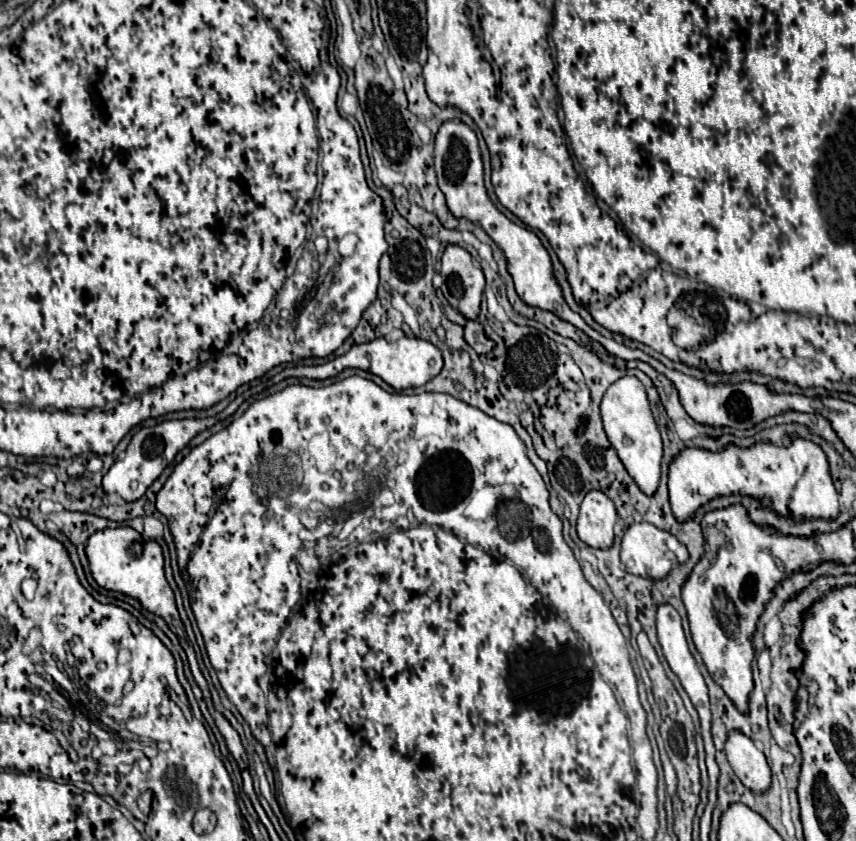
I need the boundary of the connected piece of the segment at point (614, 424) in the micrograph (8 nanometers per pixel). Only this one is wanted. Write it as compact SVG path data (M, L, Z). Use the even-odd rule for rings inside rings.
M622 376L604 392L602 404L602 422L608 434L610 444L618 452L624 468L634 478L644 494L654 494L660 482L660 460L662 460L662 440L660 430L652 418L652 410L644 392L642 382L636 376Z

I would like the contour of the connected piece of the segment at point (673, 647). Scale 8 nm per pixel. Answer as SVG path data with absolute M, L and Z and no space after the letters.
M660 604L658 606L658 612L656 612L656 628L658 628L658 640L660 640L660 646L664 650L664 656L672 668L672 672L680 678L682 682L682 688L688 692L694 708L698 710L698 716L700 716L700 724L702 724L702 738L704 738L704 750L706 750L706 766L708 766L708 776L710 776L710 786L716 786L716 780L718 780L718 764L714 760L714 742L712 742L712 736L710 736L710 704L708 704L708 688L706 688L706 682L698 670L698 664L694 660L694 656L690 654L690 648L688 648L688 642L686 642L686 636L684 636L684 630L682 630L682 622L680 622L680 614L674 610L674 606L670 604Z

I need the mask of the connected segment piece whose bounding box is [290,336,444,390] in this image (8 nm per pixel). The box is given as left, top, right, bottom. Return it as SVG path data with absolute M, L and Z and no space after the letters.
M402 336L396 342L388 342L386 338L376 338L366 344L354 344L344 356L338 356L332 362L326 362L320 366L292 366L290 376L298 376L298 378L306 376L306 378L324 380L324 378L336 376L344 368L360 368L360 370L368 370L368 372L380 376L392 388L404 390L404 388L424 386L428 380L432 380L440 372L442 364L444 364L442 352L428 340L414 338L414 336Z

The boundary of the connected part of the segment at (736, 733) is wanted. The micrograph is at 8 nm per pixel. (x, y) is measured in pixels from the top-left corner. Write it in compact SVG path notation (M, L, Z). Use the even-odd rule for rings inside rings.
M732 730L726 740L726 758L734 774L742 780L752 792L764 792L770 786L770 768L764 754L754 746L752 738L740 730Z

